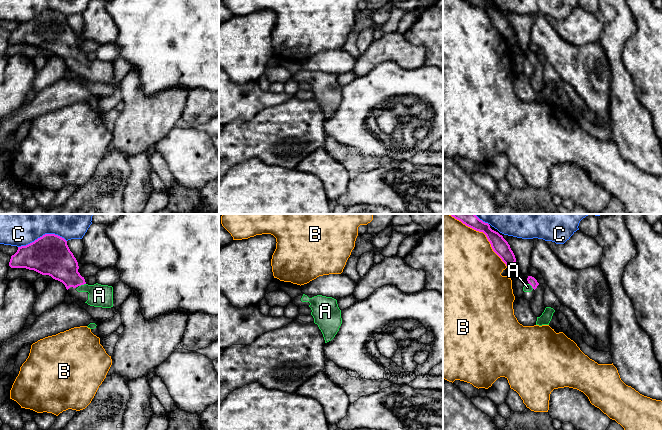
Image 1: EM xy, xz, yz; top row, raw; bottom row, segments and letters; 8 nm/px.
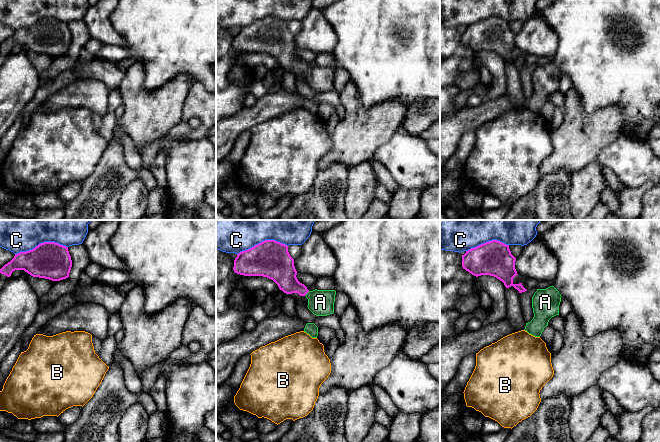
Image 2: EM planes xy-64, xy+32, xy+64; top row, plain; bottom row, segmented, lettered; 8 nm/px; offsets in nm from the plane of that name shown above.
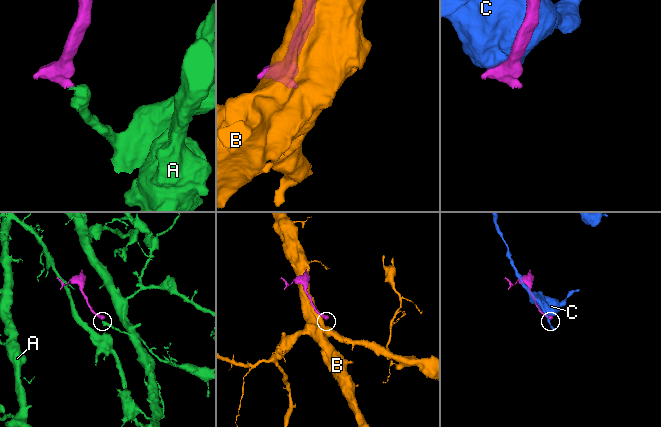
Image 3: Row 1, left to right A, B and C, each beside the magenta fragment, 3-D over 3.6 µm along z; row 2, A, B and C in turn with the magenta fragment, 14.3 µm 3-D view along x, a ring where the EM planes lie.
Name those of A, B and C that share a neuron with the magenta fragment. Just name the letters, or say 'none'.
A

